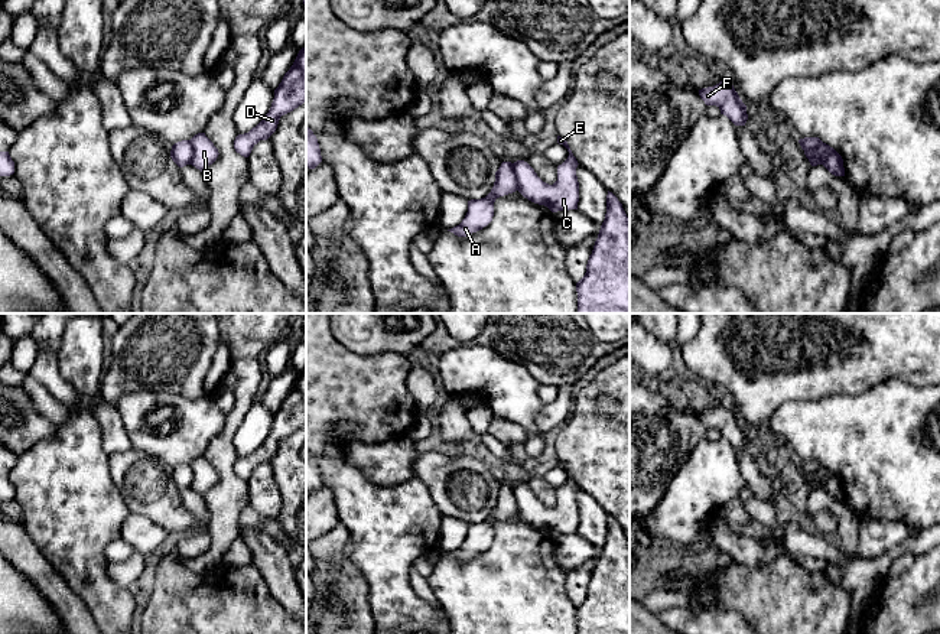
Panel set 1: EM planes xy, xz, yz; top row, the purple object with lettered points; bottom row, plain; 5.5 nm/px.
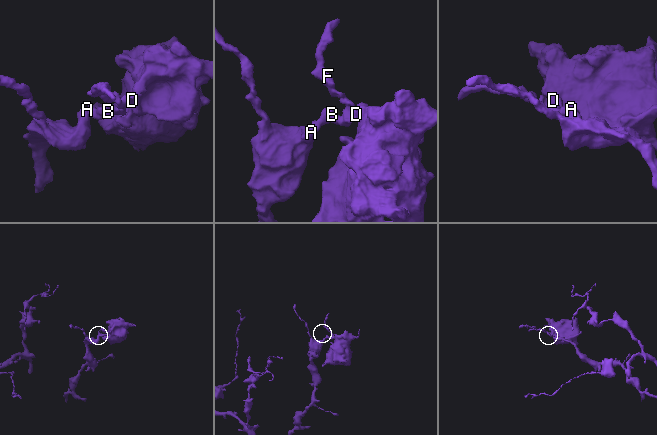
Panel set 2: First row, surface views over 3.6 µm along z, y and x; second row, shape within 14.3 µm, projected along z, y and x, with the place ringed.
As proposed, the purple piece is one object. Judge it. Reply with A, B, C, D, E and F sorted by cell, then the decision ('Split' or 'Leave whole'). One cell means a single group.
Groups: A / B C D E F. Split

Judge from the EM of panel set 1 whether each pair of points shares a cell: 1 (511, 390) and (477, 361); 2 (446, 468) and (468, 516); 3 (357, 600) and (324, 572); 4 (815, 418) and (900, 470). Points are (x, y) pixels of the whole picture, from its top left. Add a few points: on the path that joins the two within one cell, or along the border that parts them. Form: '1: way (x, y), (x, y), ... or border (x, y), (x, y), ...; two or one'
1: way (503, 384), (485, 370); one
2: way (439, 483), (439, 498), (454, 511); one
3: way (348, 597), (332, 581); one
4: way (836, 431), (858, 439), (869, 439), (878, 448); one

